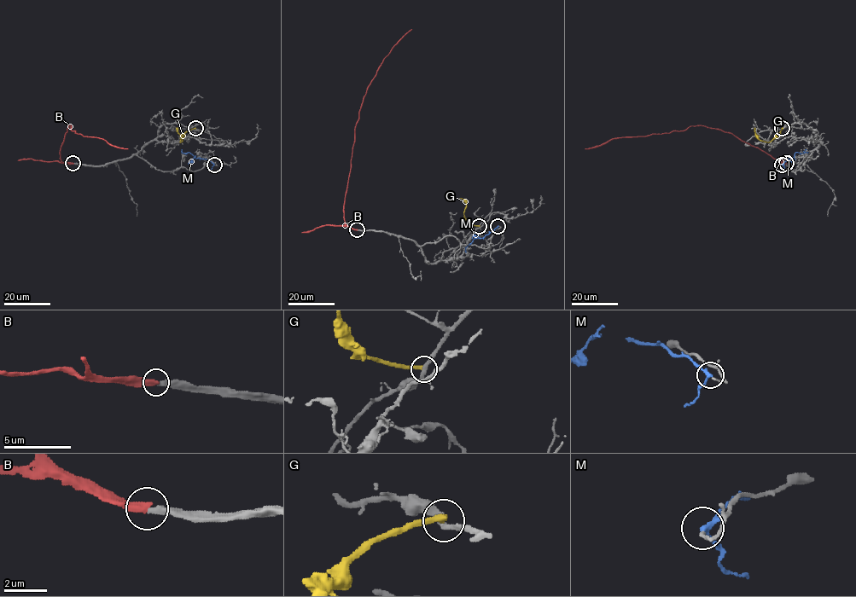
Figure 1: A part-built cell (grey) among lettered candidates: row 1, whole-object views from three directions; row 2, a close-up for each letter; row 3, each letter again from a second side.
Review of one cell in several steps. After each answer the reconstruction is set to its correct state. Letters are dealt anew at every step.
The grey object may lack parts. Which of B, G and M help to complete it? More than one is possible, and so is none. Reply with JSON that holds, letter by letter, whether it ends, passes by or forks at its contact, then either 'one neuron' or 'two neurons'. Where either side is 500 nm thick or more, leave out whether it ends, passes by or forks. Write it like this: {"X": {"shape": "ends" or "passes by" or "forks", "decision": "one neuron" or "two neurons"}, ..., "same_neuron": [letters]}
{"B": {"shape": "ends", "decision": "one neuron"}, "G": {"shape": "ends", "decision": "two neurons"}, "M": {"shape": "passes by", "decision": "two neurons"}, "same_neuron": ["B"]}

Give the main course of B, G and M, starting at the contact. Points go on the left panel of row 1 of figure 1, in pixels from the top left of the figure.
B: (72, 163), (63, 163), (60, 159), (60, 148), (69, 125), (83, 136), (100, 137), (128, 148)
G: (195, 129), (186, 132), (180, 142), (182, 139), (177, 127)
M: (214, 165), (183, 152)

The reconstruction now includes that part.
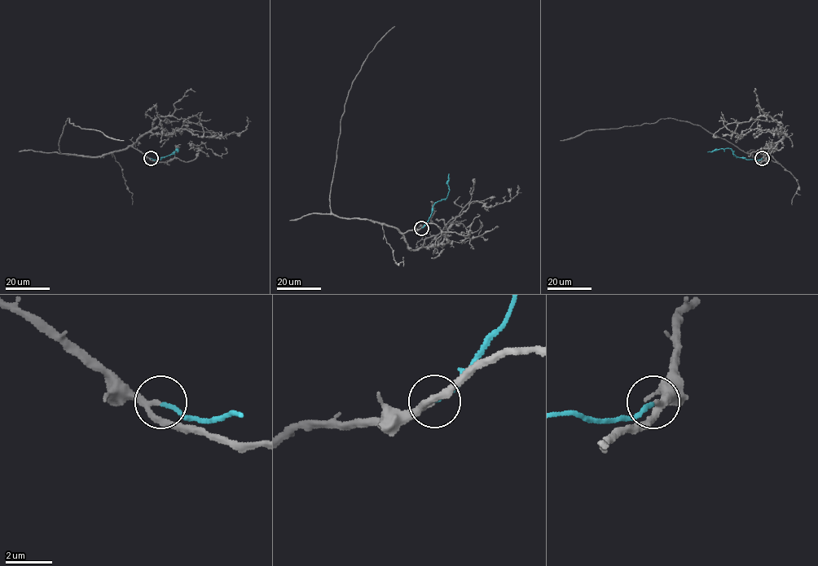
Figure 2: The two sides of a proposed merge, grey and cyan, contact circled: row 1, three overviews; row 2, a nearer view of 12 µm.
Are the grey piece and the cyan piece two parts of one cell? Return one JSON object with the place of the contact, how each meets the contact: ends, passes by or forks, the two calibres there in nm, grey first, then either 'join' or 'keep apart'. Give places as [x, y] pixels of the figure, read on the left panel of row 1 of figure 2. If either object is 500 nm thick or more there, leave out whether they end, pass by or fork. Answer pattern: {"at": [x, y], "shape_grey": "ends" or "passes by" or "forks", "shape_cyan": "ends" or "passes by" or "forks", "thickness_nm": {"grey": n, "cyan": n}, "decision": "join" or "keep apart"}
{"at": [151, 158], "shape_grey": "passes by", "shape_cyan": "ends", "thickness_nm": {"grey": 220, "cyan": 180}, "decision": "join"}

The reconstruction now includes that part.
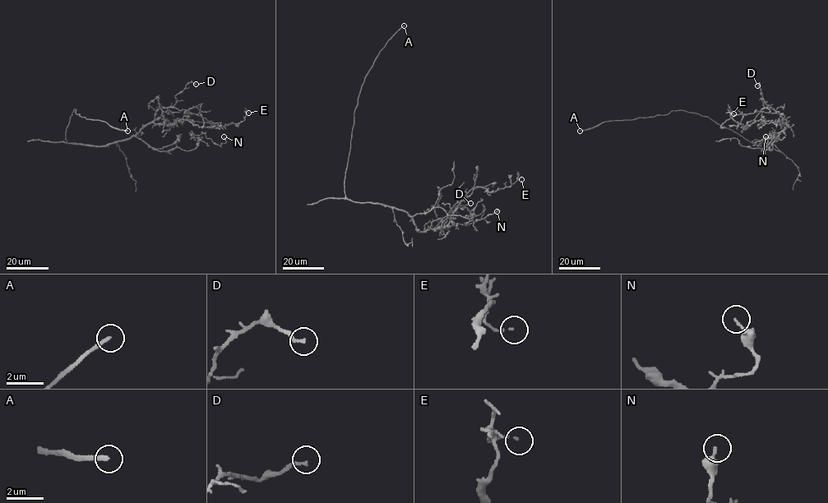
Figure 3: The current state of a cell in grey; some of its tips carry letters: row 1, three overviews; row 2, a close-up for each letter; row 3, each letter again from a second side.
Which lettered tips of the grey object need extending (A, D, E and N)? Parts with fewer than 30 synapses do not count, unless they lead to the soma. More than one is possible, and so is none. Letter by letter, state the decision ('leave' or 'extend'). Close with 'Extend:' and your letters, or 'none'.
A: extend
D: leave
E: leave
N: leave
Extend: A

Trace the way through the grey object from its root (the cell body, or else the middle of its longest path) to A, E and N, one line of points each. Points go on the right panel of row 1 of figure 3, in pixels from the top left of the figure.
A: (756, 144), (707, 117), (683, 110), (635, 119), (605, 121), (580, 131)
E: (756, 144), (782, 131), (786, 125), (758, 120), (741, 127), (746, 128), (730, 117), (733, 113)
N: (756, 144), (770, 136), (761, 150), (770, 147), (772, 149), (775, 135), (768, 145), (764, 143), (765, 136)

